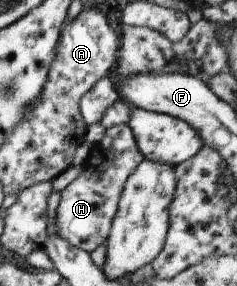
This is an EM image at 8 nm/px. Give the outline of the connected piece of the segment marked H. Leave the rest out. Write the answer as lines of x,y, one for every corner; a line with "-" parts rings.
119,124
106,128
103,135
92,144
90,151
92,158
84,165
79,166
82,169
79,175
58,193
59,199
54,215
54,232
56,235
63,238
73,247
85,250
88,254
97,245
104,243
106,240
125,180
143,159
135,145
132,131
127,124

